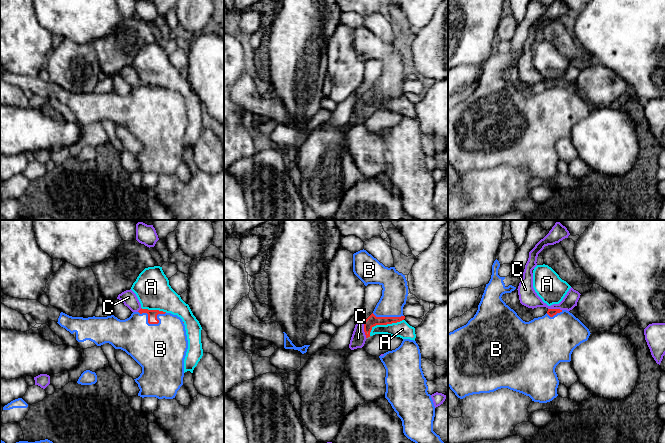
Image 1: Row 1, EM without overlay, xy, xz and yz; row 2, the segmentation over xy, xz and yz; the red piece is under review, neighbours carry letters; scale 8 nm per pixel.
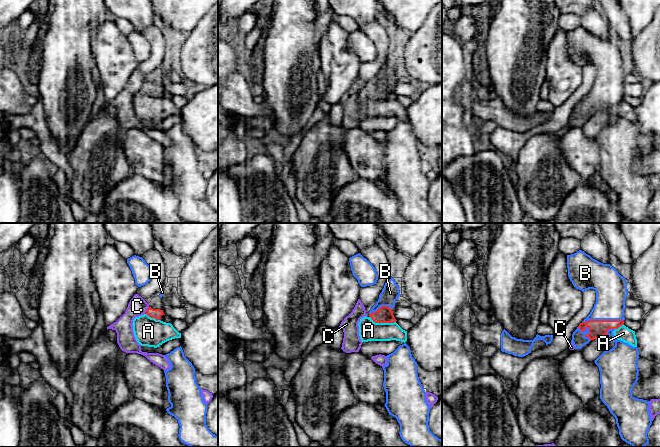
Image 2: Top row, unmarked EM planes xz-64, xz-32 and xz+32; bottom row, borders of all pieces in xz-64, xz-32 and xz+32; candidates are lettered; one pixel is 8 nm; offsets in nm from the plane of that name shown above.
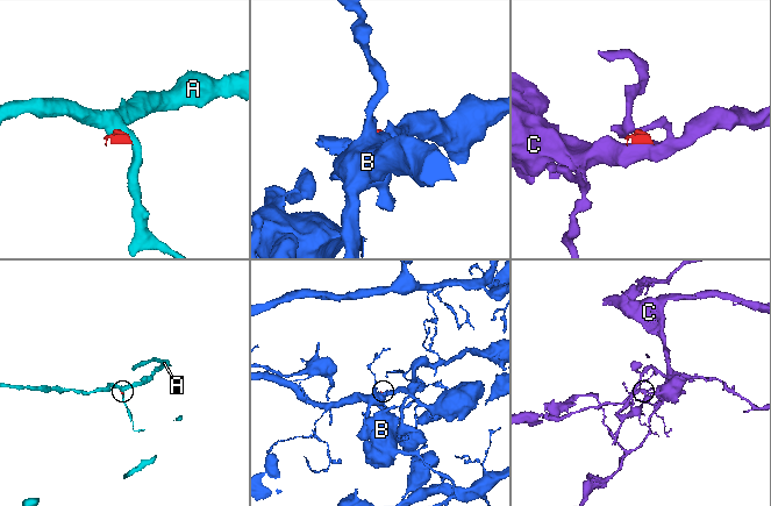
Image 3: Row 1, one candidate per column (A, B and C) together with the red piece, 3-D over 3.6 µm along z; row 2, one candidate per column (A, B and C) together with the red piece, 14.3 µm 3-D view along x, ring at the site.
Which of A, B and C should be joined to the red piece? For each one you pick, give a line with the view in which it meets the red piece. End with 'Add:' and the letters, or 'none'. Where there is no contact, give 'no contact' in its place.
B: xy
Add: B

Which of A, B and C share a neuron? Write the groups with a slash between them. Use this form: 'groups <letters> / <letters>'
groups A / B / C

